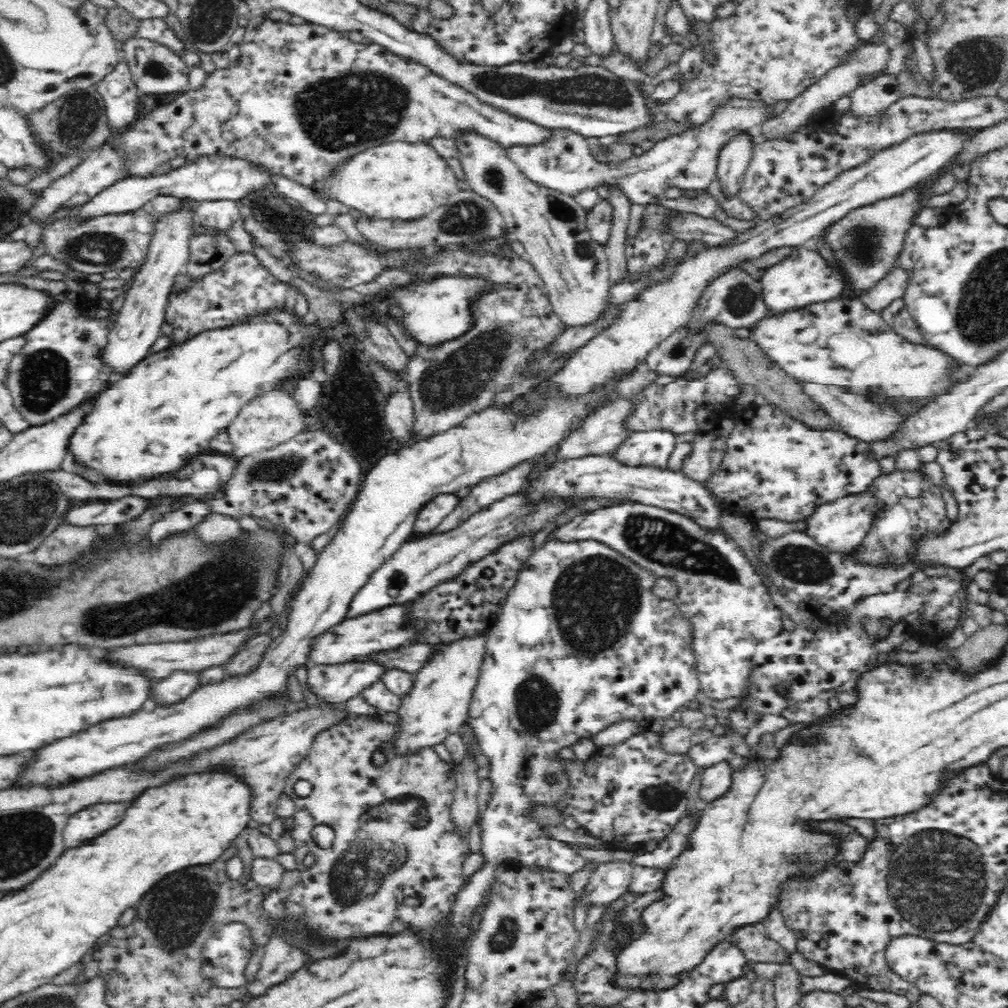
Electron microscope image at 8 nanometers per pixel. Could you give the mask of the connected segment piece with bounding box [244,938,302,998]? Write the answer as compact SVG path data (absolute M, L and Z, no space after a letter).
M270 938L261 959L260 969L254 980L245 984L245 989L253 998L263 995L268 988L282 984L278 980L288 978L296 968L302 966L302 954L292 950L282 938Z

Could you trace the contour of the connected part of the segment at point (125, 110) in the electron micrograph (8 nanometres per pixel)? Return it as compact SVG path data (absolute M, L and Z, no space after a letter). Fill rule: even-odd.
M117 43L117 48L118 64L95 85L103 96L111 128L124 128L128 120L136 120L141 94L134 84L122 44Z

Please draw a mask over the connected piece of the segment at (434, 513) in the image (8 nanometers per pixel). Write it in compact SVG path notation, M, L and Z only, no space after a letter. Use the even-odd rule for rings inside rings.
M446 493L436 495L430 502L424 505L415 520L415 530L417 532L428 532L436 528L452 512L461 498L454 494Z

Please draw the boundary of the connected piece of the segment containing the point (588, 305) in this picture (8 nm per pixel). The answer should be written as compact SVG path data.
M463 136L455 140L459 146L462 166L470 190L493 202L503 214L510 238L523 244L524 257L538 271L555 311L567 321L568 327L592 320L604 308L604 298L606 298L611 280L609 277L610 262L605 246L593 241L591 232L587 229L587 209L576 203L575 197L529 181L518 170L516 164L504 155L504 148L500 145L483 139L482 136Z

